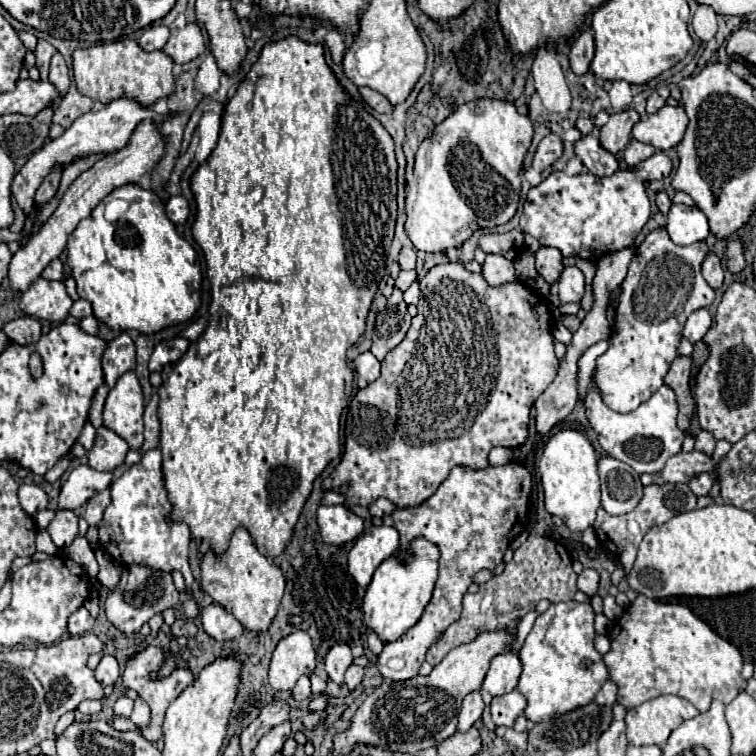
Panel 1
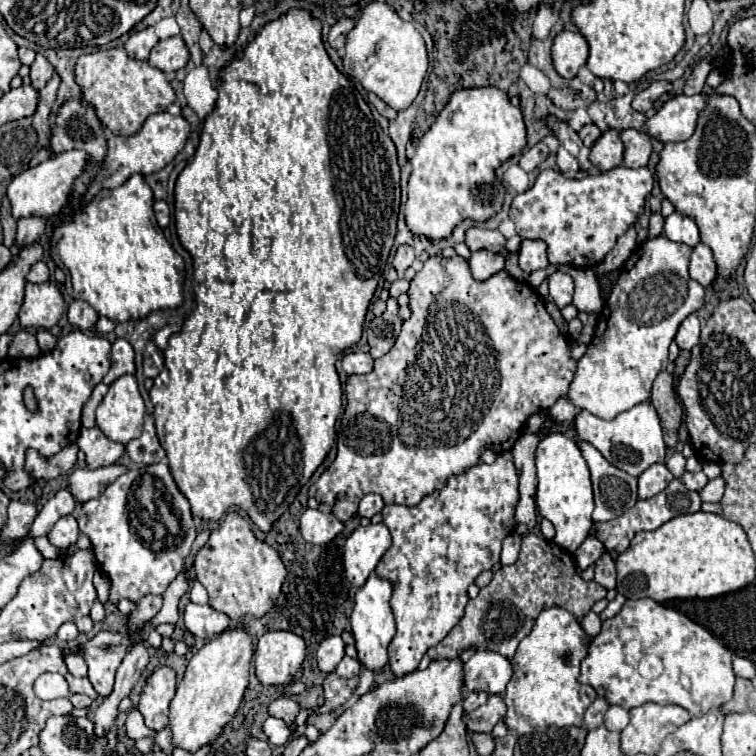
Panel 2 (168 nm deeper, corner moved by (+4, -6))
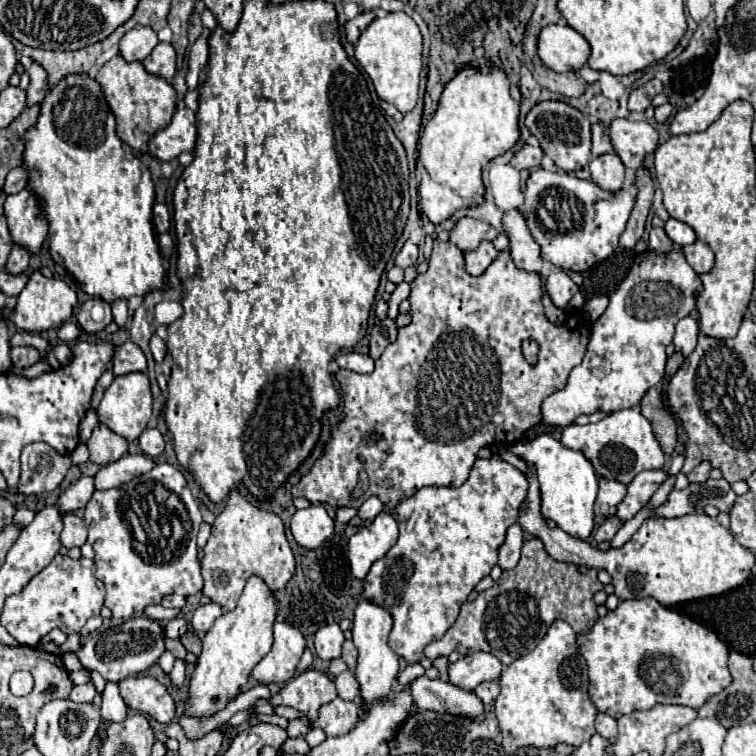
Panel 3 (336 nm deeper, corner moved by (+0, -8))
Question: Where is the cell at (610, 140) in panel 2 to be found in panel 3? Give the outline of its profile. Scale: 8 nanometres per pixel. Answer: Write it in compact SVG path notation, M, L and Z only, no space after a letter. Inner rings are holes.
M616 152L602 154L590 162L592 182L596 182L602 190L616 192L624 186L624 164Z

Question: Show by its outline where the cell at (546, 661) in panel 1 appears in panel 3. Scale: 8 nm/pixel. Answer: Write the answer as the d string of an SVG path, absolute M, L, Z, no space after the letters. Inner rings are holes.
M554 620L532 652L506 666L500 678L500 690L494 702L494 714L500 722L506 752L522 746L552 748L560 742L578 746L596 732L594 716L598 710L588 698L588 666L578 652L574 630L564 620Z

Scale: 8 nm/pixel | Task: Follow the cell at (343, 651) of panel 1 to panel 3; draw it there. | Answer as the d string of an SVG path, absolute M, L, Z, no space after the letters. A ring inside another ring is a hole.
M328 624L324 628L320 628L314 636L314 646L316 646L316 654L322 660L334 660L340 658L340 648L344 644L344 634L340 630L338 624Z

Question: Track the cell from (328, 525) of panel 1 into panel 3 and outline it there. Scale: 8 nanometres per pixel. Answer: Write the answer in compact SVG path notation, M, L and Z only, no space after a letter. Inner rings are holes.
M310 506L306 510L296 510L290 528L300 546L314 550L334 534L334 520L324 506Z

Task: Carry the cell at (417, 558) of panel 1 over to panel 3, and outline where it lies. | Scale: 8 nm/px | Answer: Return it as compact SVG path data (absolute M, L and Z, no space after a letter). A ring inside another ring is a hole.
M360 600L354 612L352 622L352 640L358 650L358 666L356 666L356 680L360 684L360 694L364 702L378 700L392 692L392 682L398 676L398 656L388 646L388 634L392 630L392 616L390 612L372 600Z

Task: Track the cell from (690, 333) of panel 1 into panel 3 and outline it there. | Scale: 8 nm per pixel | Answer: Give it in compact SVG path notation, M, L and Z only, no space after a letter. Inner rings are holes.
M692 316L682 318L676 324L676 334L674 334L674 346L678 352L684 356L690 356L696 348L696 338L698 338L698 322Z

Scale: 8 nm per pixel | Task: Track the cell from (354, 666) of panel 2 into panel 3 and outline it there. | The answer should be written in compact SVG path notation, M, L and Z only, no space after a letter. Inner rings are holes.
M346 640L344 646L342 646L342 660L346 662L348 668L356 668L356 664L358 664L356 658L358 658L358 654L356 654L356 648L354 648L352 640Z

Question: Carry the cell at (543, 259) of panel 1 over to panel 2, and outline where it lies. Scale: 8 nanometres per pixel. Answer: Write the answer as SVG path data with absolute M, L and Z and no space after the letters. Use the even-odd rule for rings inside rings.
M522 240L518 250L518 264L526 274L546 268L548 266L546 244L542 240Z

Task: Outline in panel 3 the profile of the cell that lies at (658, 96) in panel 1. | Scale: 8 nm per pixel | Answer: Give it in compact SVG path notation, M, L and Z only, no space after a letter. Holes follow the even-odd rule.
M650 80L650 82L646 82L646 84L642 84L640 88L636 88L636 90L632 90L630 92L630 100L628 100L628 108L630 108L630 112L644 112L650 104L652 104L652 98L656 96L656 94L660 94L664 90L664 86L662 86L662 82L660 80Z

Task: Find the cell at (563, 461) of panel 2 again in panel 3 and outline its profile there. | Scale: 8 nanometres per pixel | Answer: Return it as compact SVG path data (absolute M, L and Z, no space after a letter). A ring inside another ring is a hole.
M542 434L532 442L518 442L510 446L510 450L536 466L540 492L542 492L542 516L546 520L554 520L560 530L578 540L588 540L594 528L592 506L598 494L596 472L582 452L574 452L566 448L560 440L550 434Z

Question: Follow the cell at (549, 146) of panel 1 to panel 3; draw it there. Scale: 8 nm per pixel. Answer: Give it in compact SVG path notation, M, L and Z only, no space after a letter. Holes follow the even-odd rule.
M526 144L522 150L518 150L514 154L514 158L510 160L510 164L516 168L516 170L530 170L530 168L538 168L540 162L542 162L542 148L538 144Z

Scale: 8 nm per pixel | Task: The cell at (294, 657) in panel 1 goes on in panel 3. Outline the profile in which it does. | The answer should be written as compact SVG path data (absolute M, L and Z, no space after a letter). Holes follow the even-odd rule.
M276 622L272 650L254 666L252 676L260 684L286 684L294 676L304 648L306 640L298 628Z

